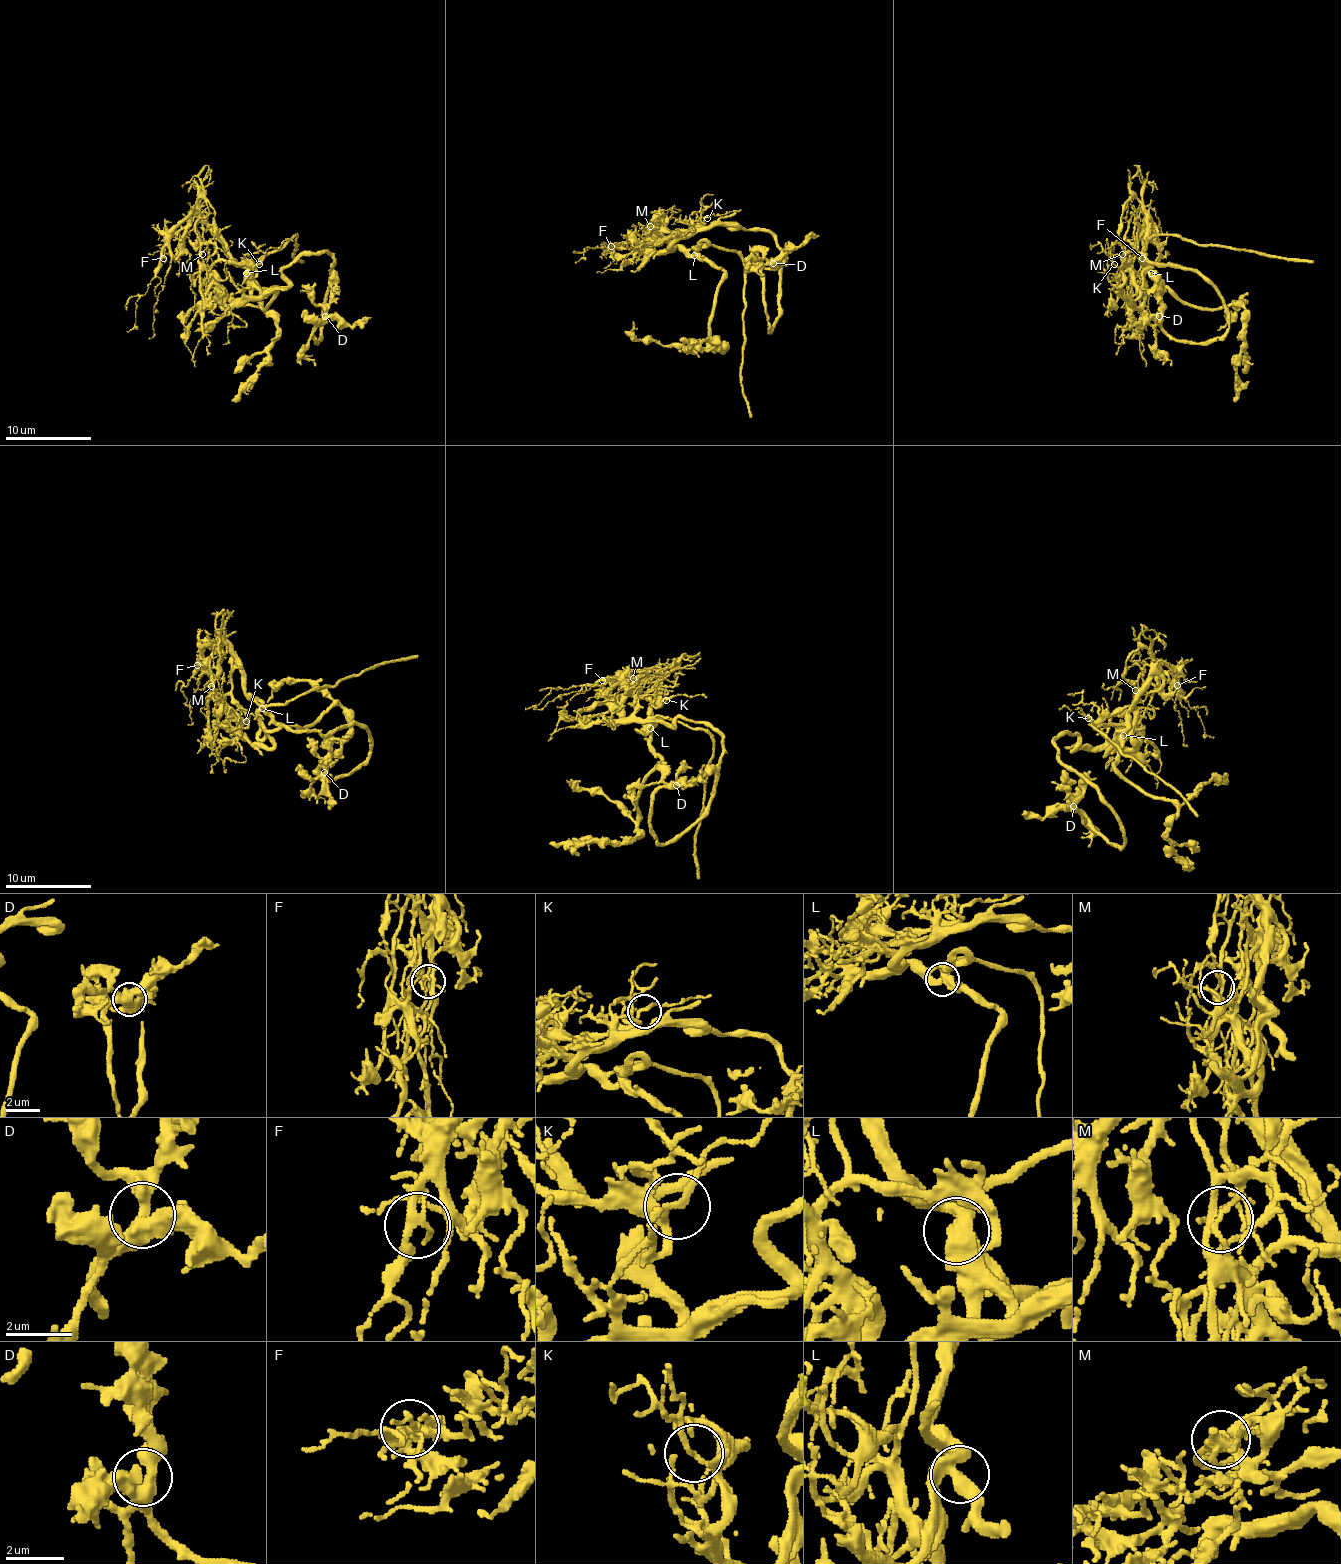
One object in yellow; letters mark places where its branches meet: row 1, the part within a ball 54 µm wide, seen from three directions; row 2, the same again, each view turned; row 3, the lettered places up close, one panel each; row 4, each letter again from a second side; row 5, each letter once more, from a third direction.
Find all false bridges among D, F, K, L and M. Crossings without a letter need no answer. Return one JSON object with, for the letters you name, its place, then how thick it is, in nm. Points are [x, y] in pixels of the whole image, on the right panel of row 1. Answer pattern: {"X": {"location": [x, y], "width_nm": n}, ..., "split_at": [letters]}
{"M": {"location": [1122, 254], "width_nm": 200}, "split_at": ["M"]}

